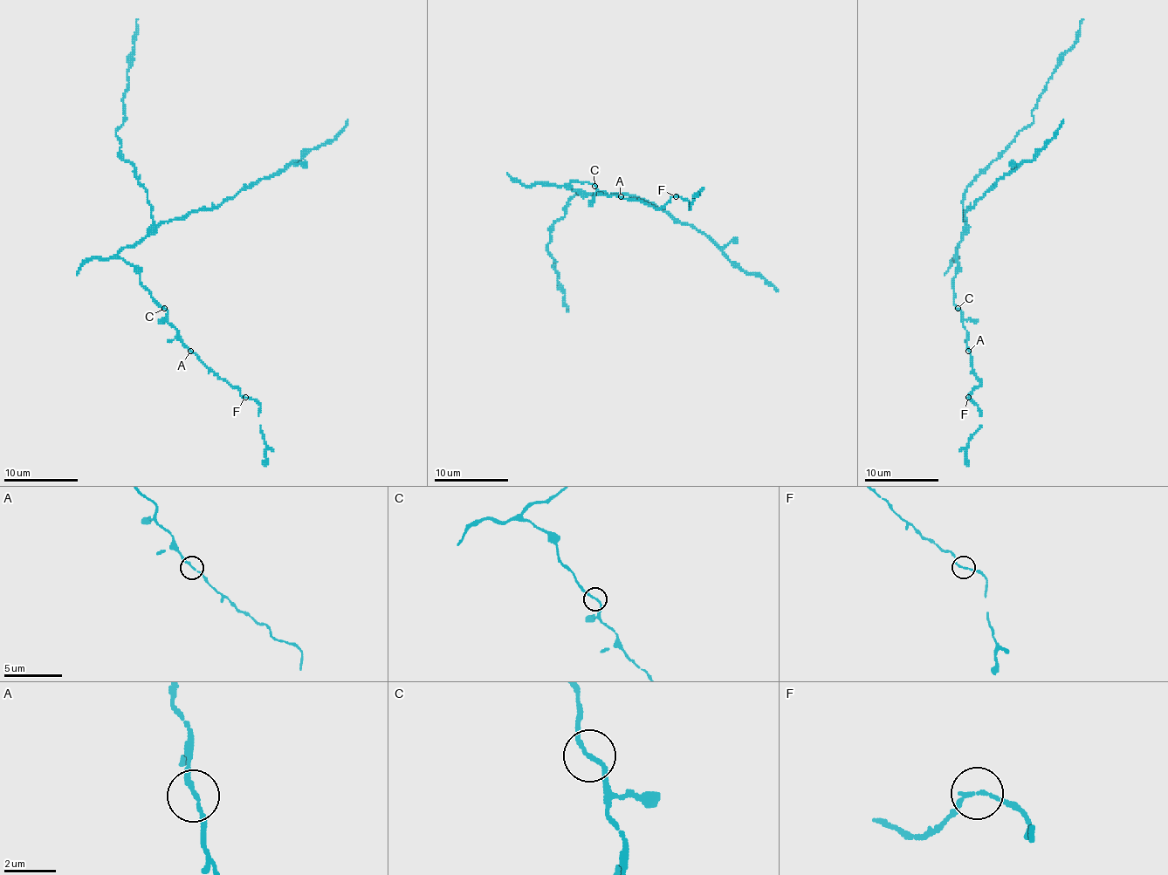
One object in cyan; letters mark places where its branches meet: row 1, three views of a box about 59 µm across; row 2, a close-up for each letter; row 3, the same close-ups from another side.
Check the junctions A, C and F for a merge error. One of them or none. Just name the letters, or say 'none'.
none

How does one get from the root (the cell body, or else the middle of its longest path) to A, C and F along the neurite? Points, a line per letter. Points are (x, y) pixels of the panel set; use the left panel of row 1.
A: (127, 245), (118, 256), (134, 268), (140, 283), (168, 312), (168, 321), (177, 331), (177, 338), (190, 351)
C: (127, 245), (118, 256), (134, 268), (140, 275), (140, 283), (164, 308)
F: (127, 245), (118, 256), (134, 268), (140, 283), (168, 312), (168, 321), (177, 331), (177, 336), (245, 397)

